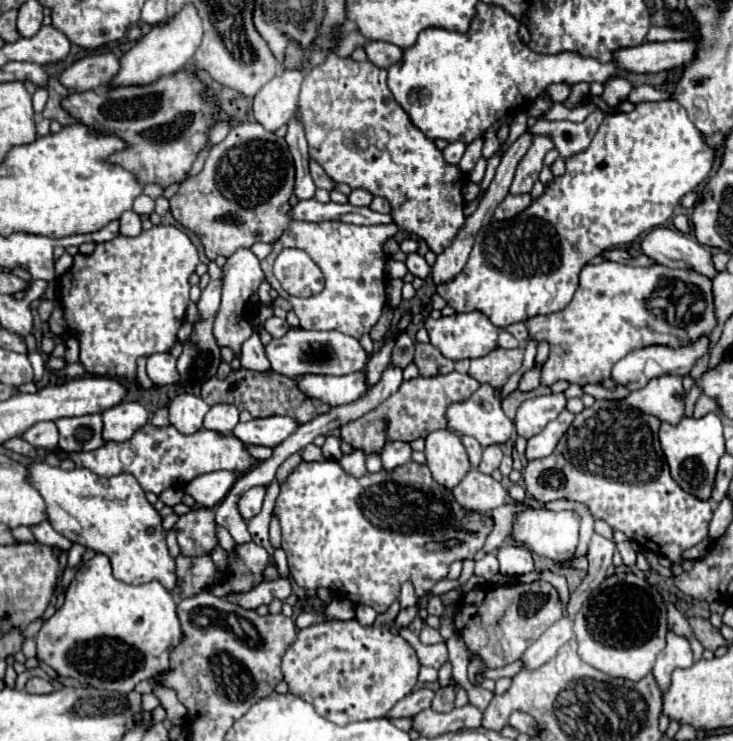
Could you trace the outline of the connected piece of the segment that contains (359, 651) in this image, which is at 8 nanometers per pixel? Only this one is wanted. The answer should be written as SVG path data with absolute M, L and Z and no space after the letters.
M357 620L321 622L299 630L297 640L287 650L281 664L285 682L289 684L291 692L313 704L321 716L325 716L335 724L349 724L357 720L387 716L389 708L393 708L417 684L419 666L421 664L417 660L417 654L405 638L391 634L387 626L383 628L361 626Z

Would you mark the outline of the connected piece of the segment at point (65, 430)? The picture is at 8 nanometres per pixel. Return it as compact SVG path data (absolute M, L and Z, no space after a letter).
M87 414L79 418L61 418L55 422L59 428L59 446L65 452L95 450L105 444L101 436L101 414Z

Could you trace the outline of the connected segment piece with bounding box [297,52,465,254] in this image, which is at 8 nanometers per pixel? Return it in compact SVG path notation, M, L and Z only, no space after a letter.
M331 52L323 64L315 66L305 76L297 118L303 124L309 142L309 156L319 162L335 182L345 182L351 188L365 188L373 196L385 196L393 206L393 222L401 230L421 236L435 254L441 254L447 244L453 242L465 222L465 200L461 196L463 172L459 166L447 166L441 150L411 124L405 110L395 102L387 88L387 70L377 68L371 62L339 58Z

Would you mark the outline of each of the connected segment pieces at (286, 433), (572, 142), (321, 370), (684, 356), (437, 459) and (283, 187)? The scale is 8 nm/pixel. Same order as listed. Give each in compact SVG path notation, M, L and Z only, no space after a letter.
M269 416L269 418L253 418L247 424L237 424L233 434L241 438L245 444L255 446L277 446L281 440L287 440L301 424L289 416Z
M601 110L589 114L583 122L549 122L549 120L537 120L535 126L529 128L531 134L547 134L553 138L555 148L559 150L559 156L563 160L569 160L569 156L575 156L577 152L585 152L589 148L591 138L595 136L599 124L603 122L605 114Z
M289 328L289 332L281 338L273 338L265 346L267 358L271 368L283 376L297 380L297 376L305 374L327 374L327 376L345 376L359 372L367 366L369 356L361 348L359 340L353 336L345 336L341 332L329 330L303 330L303 328Z
M703 336L679 350L673 348L665 348L665 346L647 346L647 348L639 348L629 352L625 358L621 358L611 372L611 380L615 384L621 384L629 390L641 390L643 386L647 386L649 380L653 378L661 378L661 376L687 376L695 364L697 358L701 358L709 348L709 338Z
M447 428L431 432L425 438L423 452L433 478L445 488L455 488L471 468L461 436Z
M245 122L231 128L227 138L211 148L203 170L197 176L187 178L169 202L175 220L201 238L209 260L215 260L217 256L229 258L239 248L251 248L255 242L275 242L285 228L289 228L291 218L287 212L291 210L289 196L293 194L293 184L295 166L285 138L275 136L257 122Z

